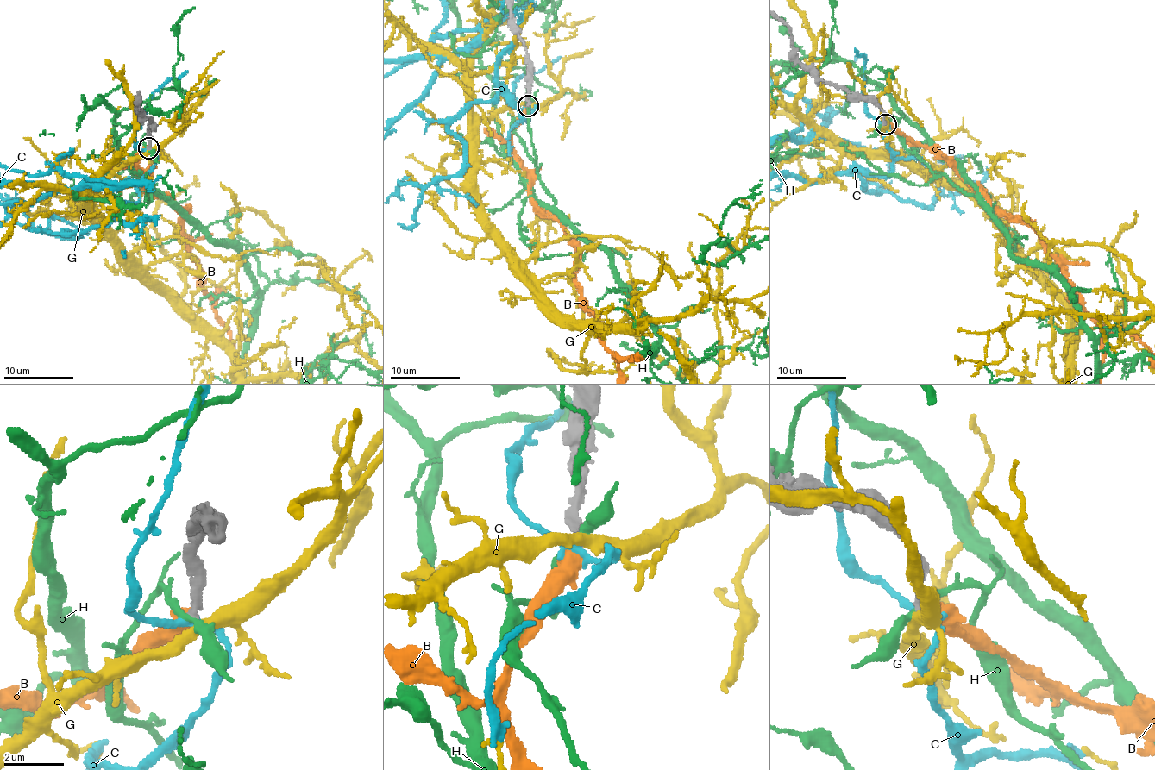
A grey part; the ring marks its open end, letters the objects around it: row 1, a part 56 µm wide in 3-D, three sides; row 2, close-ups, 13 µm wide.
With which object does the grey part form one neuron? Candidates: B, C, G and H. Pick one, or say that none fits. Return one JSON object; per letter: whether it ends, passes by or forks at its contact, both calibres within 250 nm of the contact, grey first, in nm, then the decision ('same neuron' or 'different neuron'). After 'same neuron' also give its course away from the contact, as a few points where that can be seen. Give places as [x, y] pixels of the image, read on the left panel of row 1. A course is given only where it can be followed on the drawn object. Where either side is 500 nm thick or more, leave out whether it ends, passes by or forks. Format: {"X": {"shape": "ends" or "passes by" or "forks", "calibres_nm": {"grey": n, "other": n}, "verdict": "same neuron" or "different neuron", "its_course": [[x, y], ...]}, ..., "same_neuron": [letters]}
{"B": {"shape": "passes by", "calibres_nm": {"grey": 320, "other": 360}, "verdict": "same neuron"}, "C": {"shape": "passes by", "calibres_nm": {"grey": 320, "other": 240}, "verdict": "different neuron"}, "G": {"shape": "passes by", "calibres_nm": {"grey": 320, "other": 400}, "verdict": "different neuron"}, "H": {"shape": "passes by", "calibres_nm": {"grey": 320, "other": 220}, "verdict": "different neuron"}, "same_neuron": ["B"]}

